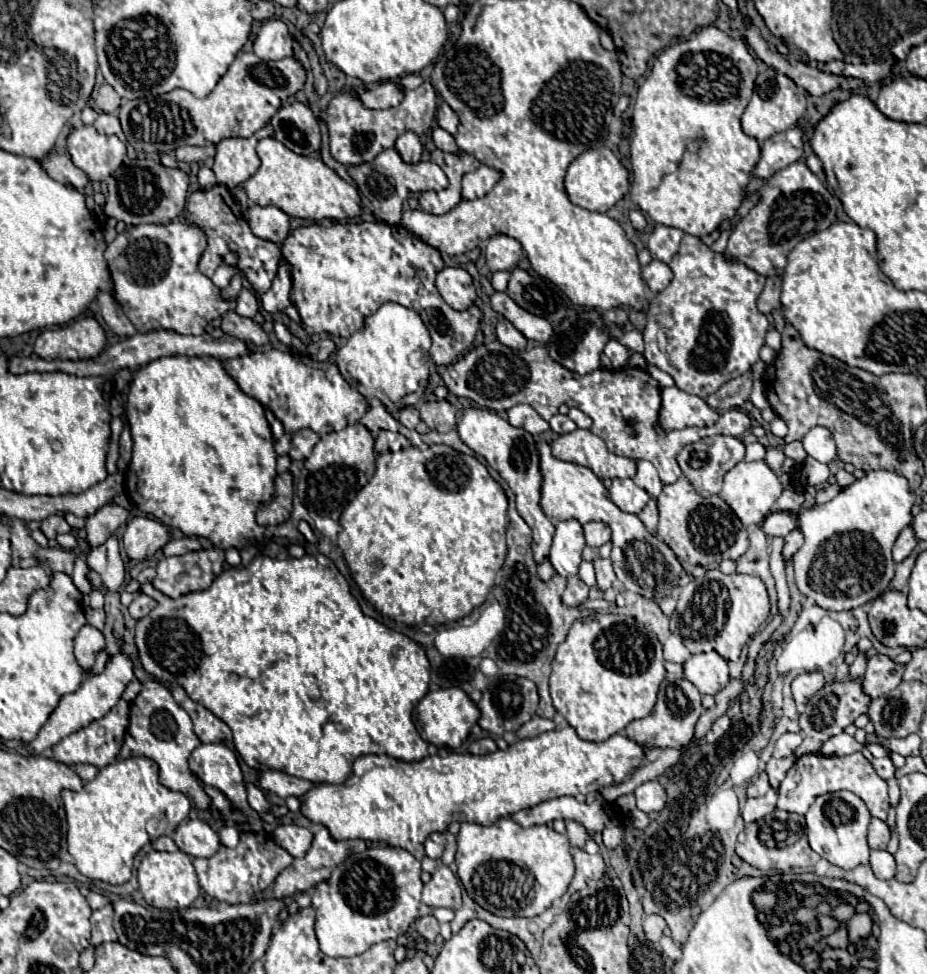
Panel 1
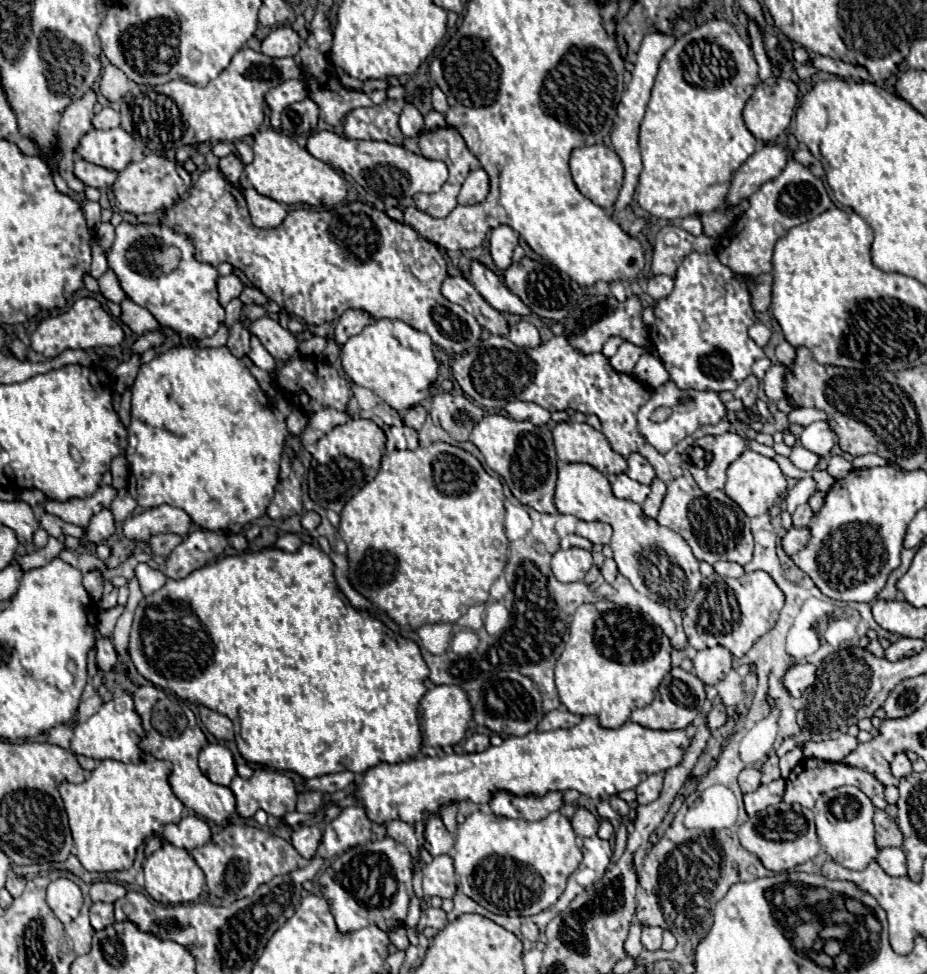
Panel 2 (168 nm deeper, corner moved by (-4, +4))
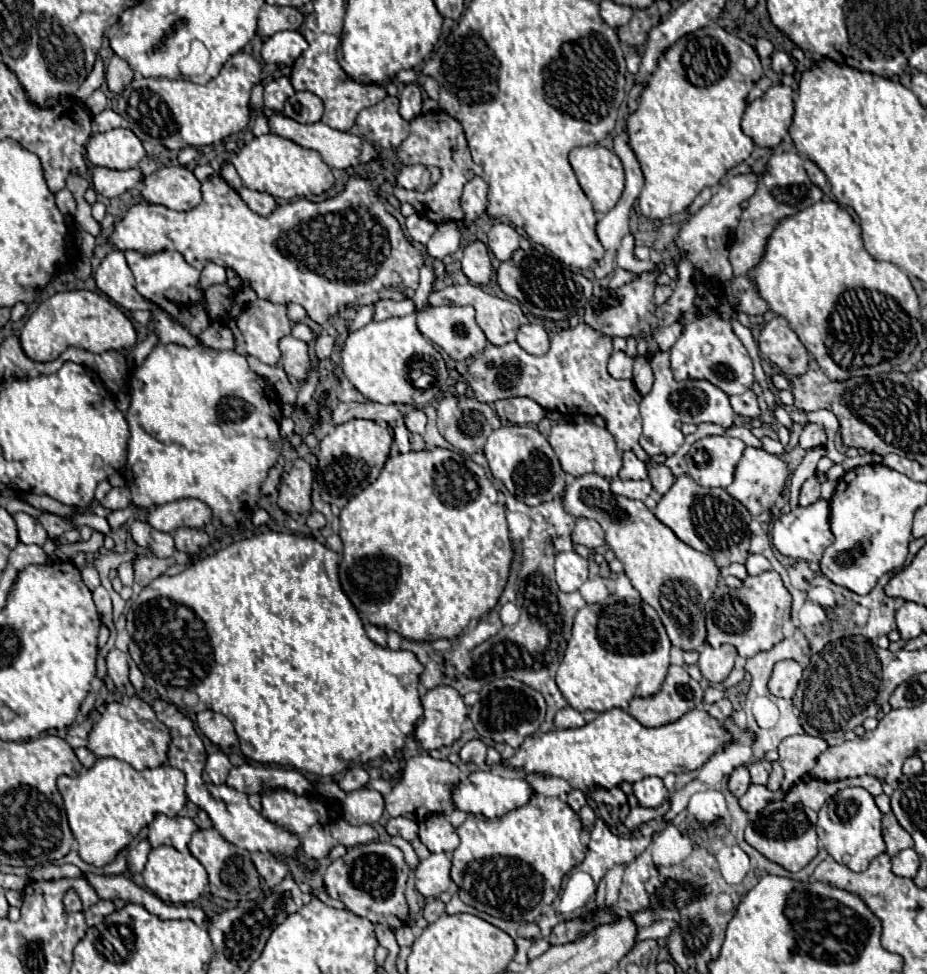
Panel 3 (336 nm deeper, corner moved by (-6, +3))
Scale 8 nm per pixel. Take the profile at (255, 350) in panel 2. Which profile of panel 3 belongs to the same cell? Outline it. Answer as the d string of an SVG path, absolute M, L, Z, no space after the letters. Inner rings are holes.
M240 287L234 295L228 327L234 333L236 351L240 355L252 355L270 367L278 365L278 359L280 359L278 339L290 333L290 321L286 319L286 307L284 305L274 305L266 299L258 299L250 287Z

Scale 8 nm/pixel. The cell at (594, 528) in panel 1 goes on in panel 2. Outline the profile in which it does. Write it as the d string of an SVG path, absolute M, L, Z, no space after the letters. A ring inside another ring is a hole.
M580 520L576 526L576 534L588 538L592 544L608 544L612 536L612 526L604 522L584 522Z

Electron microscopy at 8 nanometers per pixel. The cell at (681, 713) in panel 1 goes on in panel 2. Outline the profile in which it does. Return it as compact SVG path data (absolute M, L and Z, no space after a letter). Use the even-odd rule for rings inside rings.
M672 668L658 692L656 692L656 698L652 700L652 704L644 706L644 708L636 708L630 716L632 722L644 726L644 728L652 728L652 730L678 730L678 728L686 728L694 722L694 718L702 712L702 704L706 700L706 692L704 692L704 684L698 676L682 670L682 668Z

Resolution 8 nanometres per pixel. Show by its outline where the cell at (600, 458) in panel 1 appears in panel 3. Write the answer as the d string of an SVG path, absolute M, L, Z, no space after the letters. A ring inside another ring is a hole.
M566 421L554 423L548 441L558 455L562 469L574 477L584 475L584 473L598 473L606 479L614 479L622 469L622 453L616 449L614 437L608 433L606 427L598 427L592 421L586 421L586 423L566 423Z

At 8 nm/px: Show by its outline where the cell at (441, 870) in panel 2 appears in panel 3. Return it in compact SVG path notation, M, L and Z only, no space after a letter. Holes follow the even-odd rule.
M432 853L416 867L416 889L426 899L438 897L440 893L448 891L450 885L450 859L446 853Z

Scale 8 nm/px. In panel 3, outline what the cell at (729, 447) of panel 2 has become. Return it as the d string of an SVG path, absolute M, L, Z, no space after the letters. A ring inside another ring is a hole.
M704 437L690 449L692 477L702 487L728 487L734 467L742 457L744 443L734 437Z

